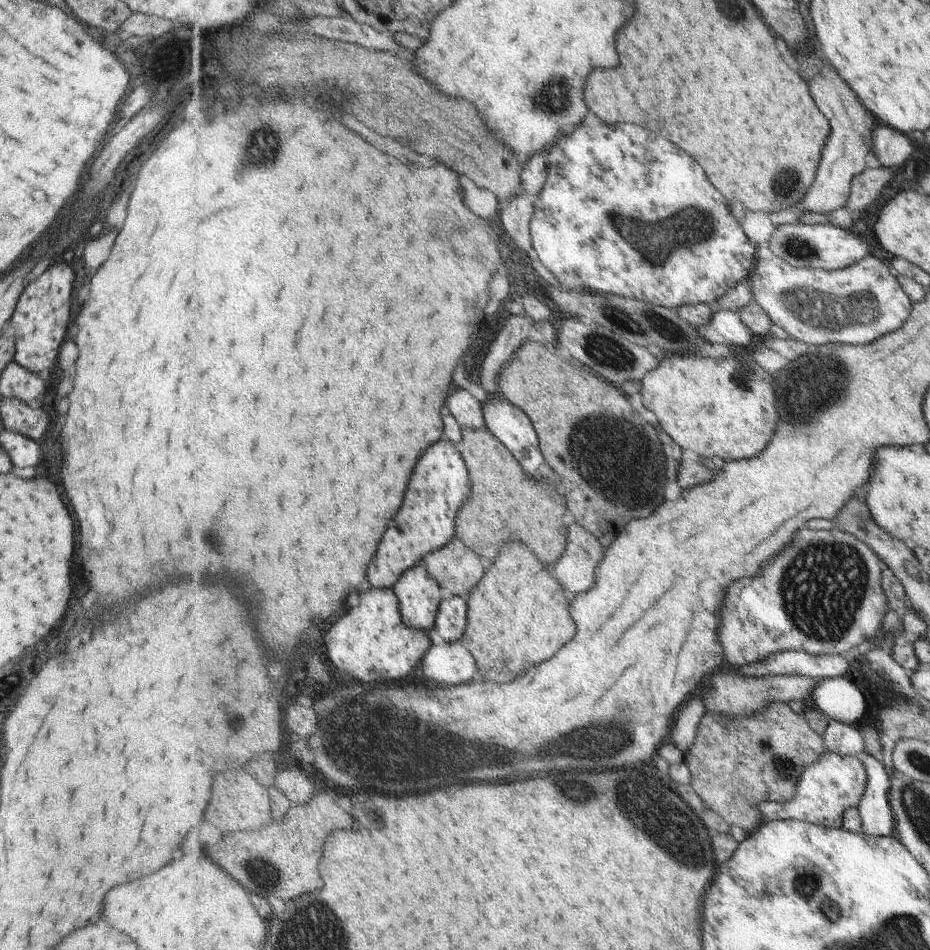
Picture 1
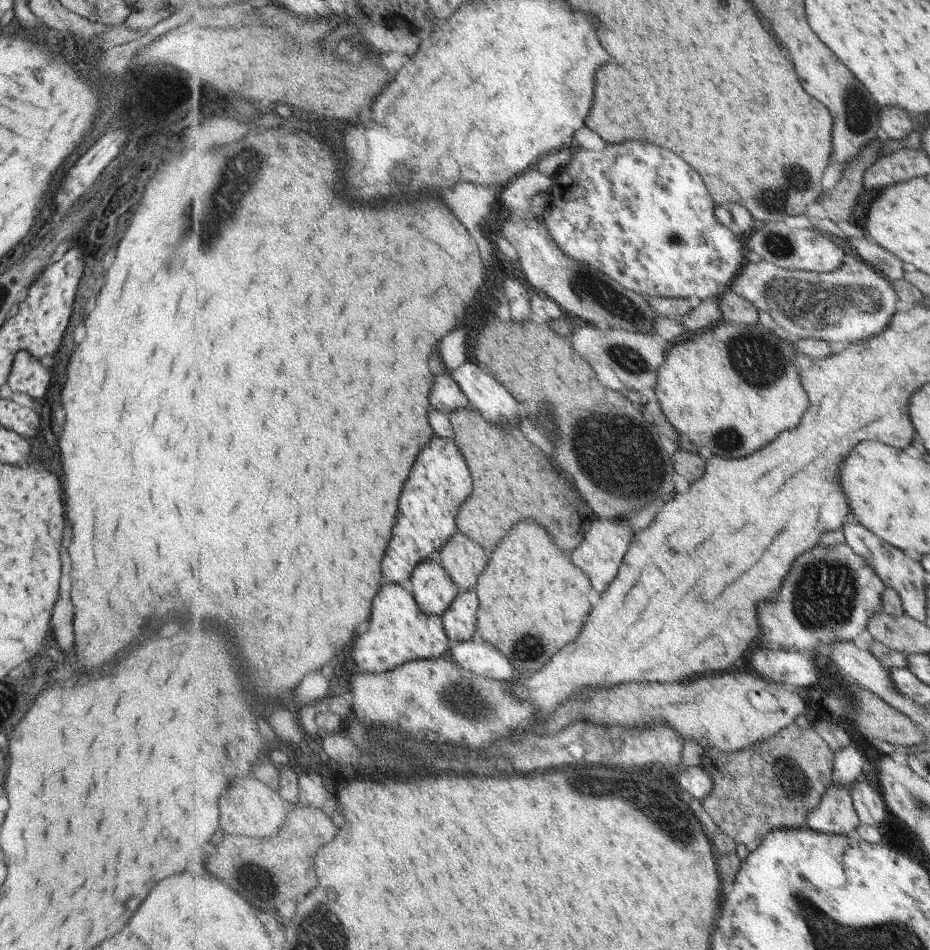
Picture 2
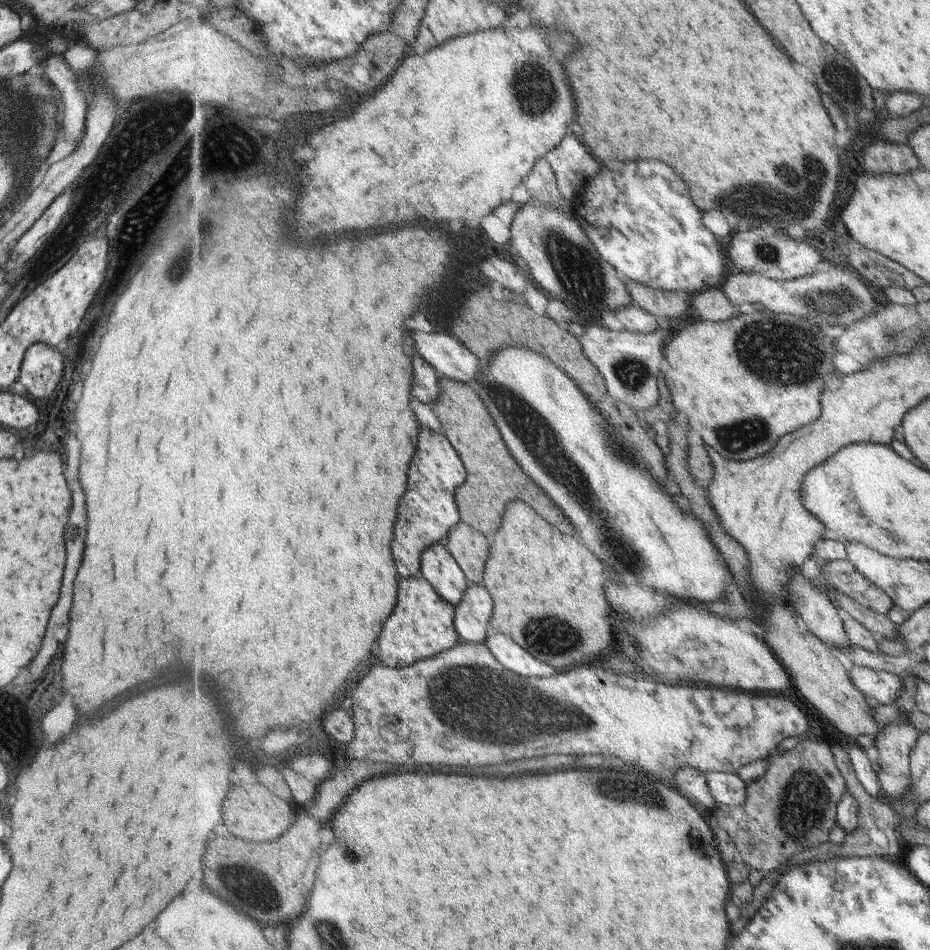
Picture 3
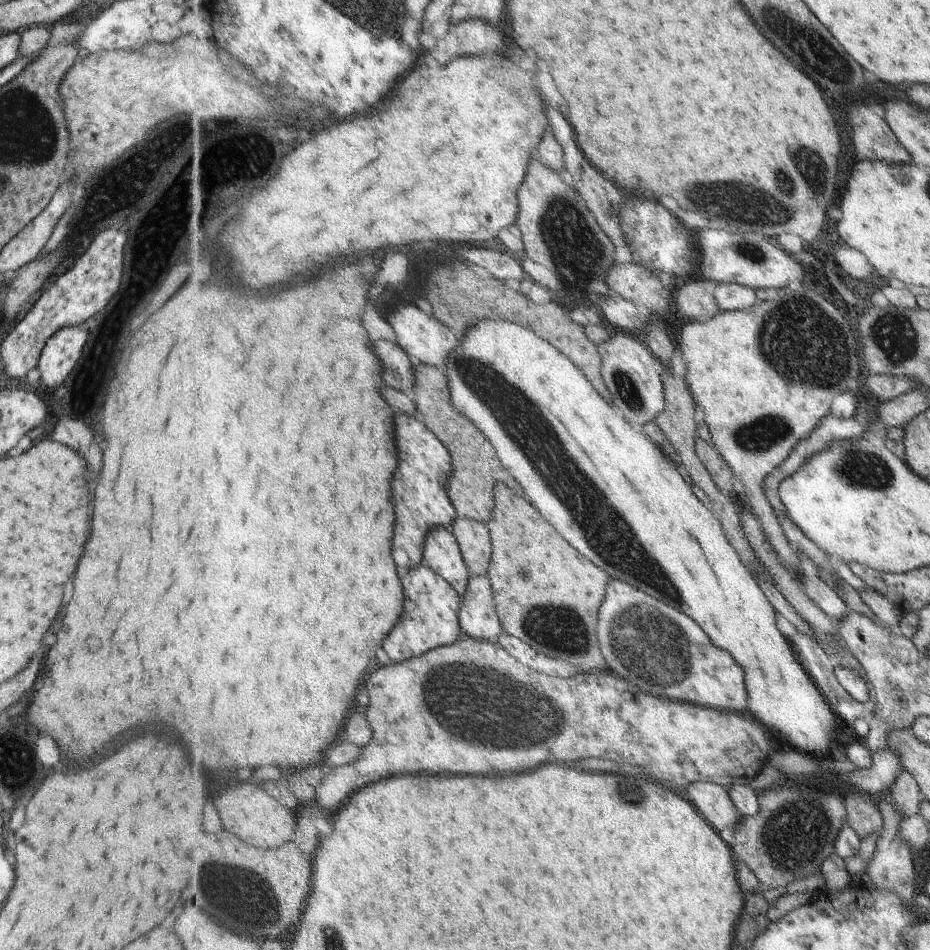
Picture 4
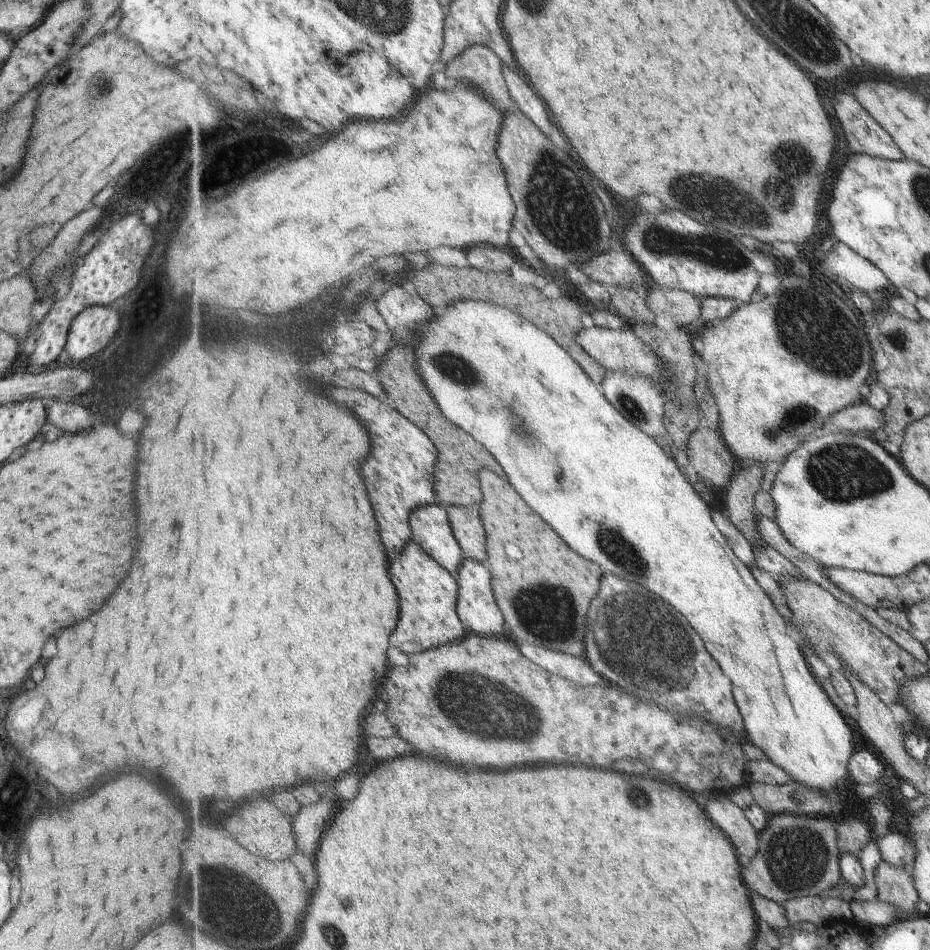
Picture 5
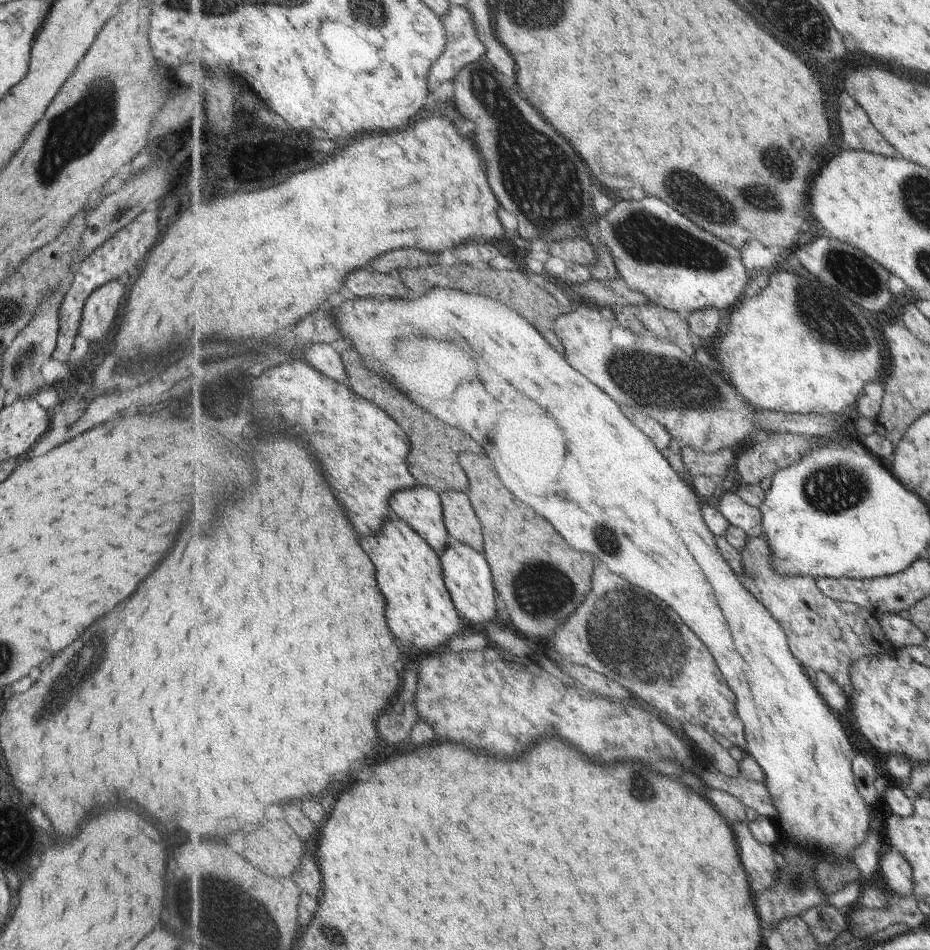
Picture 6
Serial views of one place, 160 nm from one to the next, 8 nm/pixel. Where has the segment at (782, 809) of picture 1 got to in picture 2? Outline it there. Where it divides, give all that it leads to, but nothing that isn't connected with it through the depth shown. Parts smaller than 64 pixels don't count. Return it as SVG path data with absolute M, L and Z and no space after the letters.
M832 780L823 800L807 815L809 828L826 833L856 836L860 820L855 812L852 790L854 786L855 783L843 787Z

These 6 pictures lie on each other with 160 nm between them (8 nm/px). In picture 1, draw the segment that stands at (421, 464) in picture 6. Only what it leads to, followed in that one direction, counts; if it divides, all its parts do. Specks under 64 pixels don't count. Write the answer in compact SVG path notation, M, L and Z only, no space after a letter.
M462 427L461 432L463 432L463 440L459 449L462 450L462 455L470 469L473 485L471 504L467 504L463 512L459 512L456 536L461 536L473 550L477 550L481 556L487 556L491 560L499 556L499 552L510 540L523 541L537 552L537 556L545 564L555 566L570 543L571 509L567 494L561 496L557 488L547 479L536 479L527 473L518 457L488 427L480 429Z

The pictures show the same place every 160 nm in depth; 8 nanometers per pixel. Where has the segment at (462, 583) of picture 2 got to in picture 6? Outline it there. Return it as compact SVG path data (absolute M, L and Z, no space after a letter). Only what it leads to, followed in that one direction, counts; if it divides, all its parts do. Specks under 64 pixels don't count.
M443 491L444 521L453 540L472 546L485 554L485 541L481 523L477 518L470 495L467 491Z

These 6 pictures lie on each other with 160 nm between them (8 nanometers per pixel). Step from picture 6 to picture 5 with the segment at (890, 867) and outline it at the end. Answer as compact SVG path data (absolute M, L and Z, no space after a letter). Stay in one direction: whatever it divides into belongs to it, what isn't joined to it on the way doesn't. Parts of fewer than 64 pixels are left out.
M896 830L889 831L876 842L880 860L892 867L908 869L914 861L914 853L909 840Z

